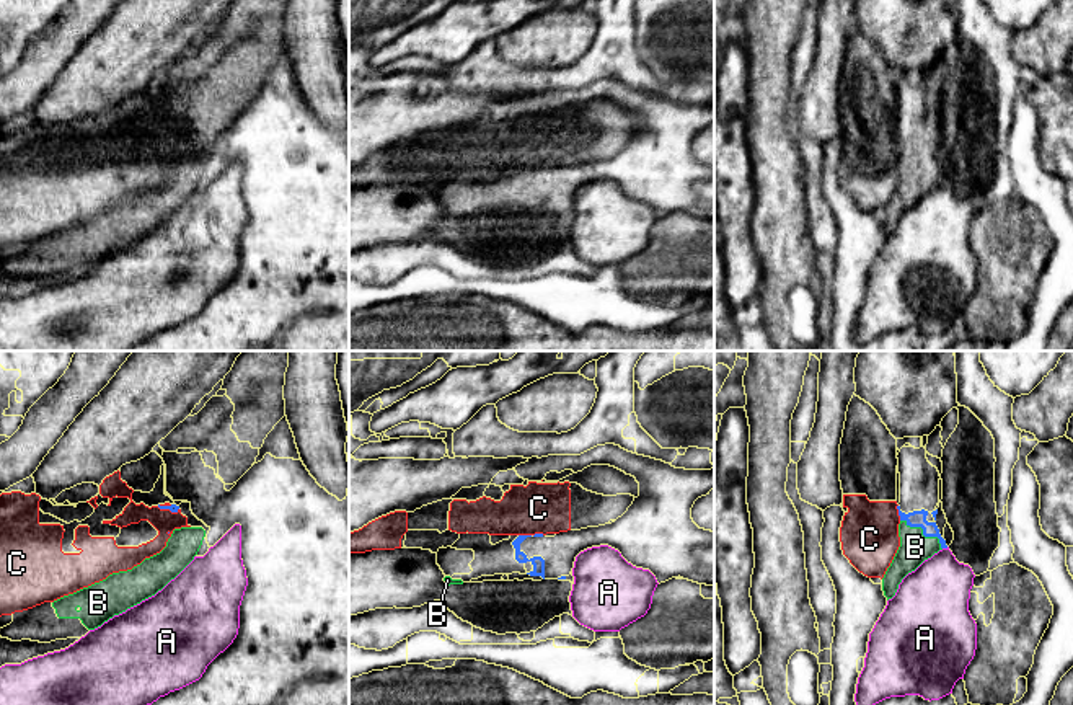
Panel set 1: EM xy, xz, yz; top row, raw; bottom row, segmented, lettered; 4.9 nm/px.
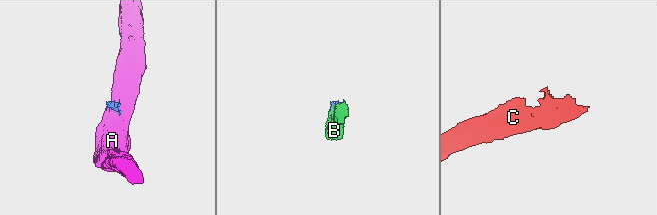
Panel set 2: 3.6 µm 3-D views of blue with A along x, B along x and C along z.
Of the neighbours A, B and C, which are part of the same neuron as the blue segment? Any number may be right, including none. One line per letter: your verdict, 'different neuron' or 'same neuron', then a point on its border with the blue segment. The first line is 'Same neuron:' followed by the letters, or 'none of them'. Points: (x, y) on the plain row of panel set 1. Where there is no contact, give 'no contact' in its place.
Same neuron: B
A: different neuron; contact yz (944, 181)
B: same neuron; contact yz (923, 168)
C: different neuron; contact yz (899, 147)

